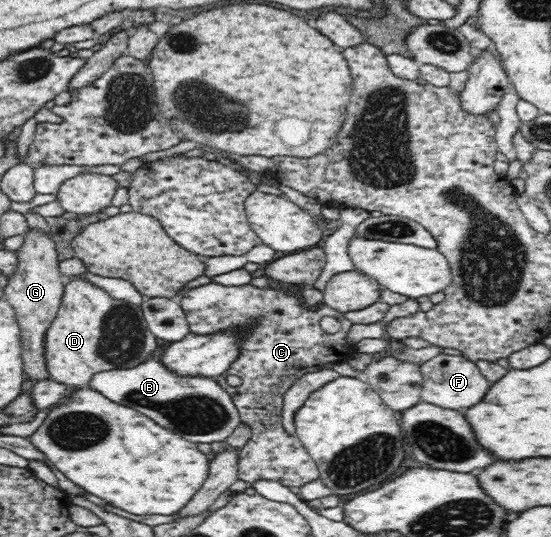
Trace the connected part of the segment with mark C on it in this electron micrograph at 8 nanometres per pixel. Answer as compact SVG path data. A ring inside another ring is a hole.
M210 282L206 285L202 285L196 288L186 288L186 290L179 296L178 298L180 307L184 310L184 314L186 314L186 321L188 322L189 332L196 335L210 335L218 332L232 332L232 334L236 334L238 336L238 346L240 346L240 353L236 355L236 359L230 363L230 369L226 370L226 375L238 375L240 379L242 379L242 385L240 387L226 387L226 379L216 379L216 384L220 385L223 390L226 390L228 393L228 397L232 398L232 402L234 402L234 406L238 410L240 423L244 424L245 427L249 428L249 431L252 431L252 436L249 437L249 441L240 449L239 451L239 461L238 461L238 477L242 481L258 481L258 479L267 479L268 481L279 481L285 487L297 487L302 488L305 483L310 483L311 481L316 481L319 479L319 470L316 466L316 463L312 460L312 457L306 452L306 449L302 446L302 443L299 441L297 435L289 435L286 432L286 429L283 427L281 423L281 413L282 413L282 401L284 397L284 393L286 393L287 389L296 381L300 379L303 375L307 373L314 373L320 370L332 370L332 366L338 362L347 362L350 358L354 357L357 353L356 347L354 343L350 343L347 340L348 332L350 328L353 326L353 323L343 314L342 312L336 311L331 307L320 303L312 308L307 307L304 303L302 303L302 299L298 297L298 295L290 295L290 293L286 293L286 291L282 291L282 289L272 288L272 286L268 287L256 287L250 283L241 286L226 286L220 285L220 283ZM324 315L331 315L338 319L341 323L341 329L335 334L324 333L320 328L320 319L324 317Z

